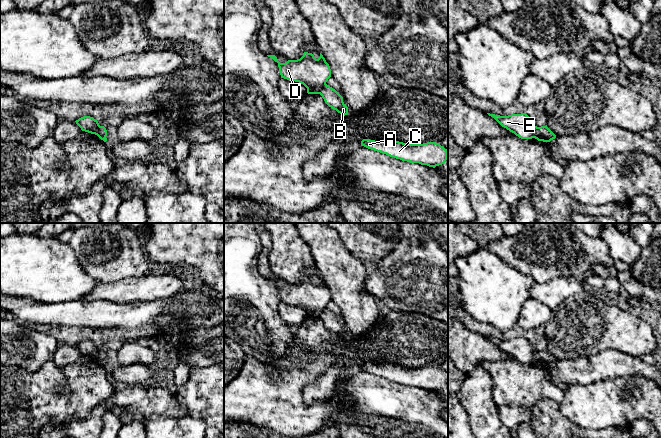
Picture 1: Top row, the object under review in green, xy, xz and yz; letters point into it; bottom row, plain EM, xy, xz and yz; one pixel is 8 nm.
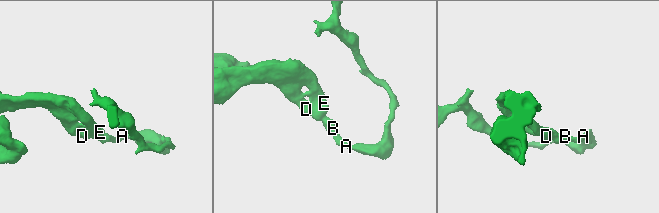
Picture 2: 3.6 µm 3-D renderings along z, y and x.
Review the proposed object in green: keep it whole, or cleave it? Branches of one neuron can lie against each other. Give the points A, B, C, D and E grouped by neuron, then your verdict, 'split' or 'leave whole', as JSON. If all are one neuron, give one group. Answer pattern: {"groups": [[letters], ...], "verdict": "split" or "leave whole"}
{"groups": [["A", "B", "C"], ["D", "E"]], "verdict": "split"}

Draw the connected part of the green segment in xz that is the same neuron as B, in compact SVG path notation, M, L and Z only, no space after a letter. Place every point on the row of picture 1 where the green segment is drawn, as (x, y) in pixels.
M325 84L319 94L329 107L343 116L348 114L348 107L344 104L343 97L335 89Z

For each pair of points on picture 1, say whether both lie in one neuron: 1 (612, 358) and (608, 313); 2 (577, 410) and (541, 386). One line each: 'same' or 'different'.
1: different
2: different

